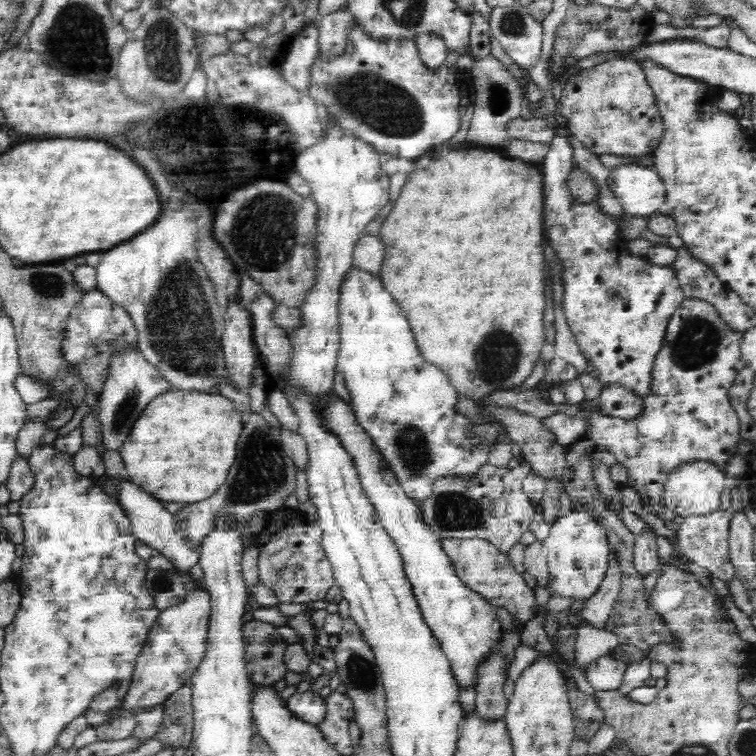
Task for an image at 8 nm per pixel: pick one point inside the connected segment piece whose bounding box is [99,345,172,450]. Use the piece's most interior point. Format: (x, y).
(130, 380)

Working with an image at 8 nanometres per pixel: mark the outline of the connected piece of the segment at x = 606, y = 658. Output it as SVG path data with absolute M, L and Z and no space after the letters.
M612 651L598 656L586 666L585 676L595 691L618 691L625 678L627 665L615 659Z

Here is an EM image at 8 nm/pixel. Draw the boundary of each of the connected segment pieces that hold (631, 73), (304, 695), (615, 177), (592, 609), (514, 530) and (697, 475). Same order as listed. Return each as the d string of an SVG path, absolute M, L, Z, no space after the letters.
M619 57L578 71L562 82L557 113L572 123L572 133L592 155L652 156L664 136L664 119L645 74L634 58Z
M312 690L294 692L284 700L284 708L292 717L311 725L322 720L324 716L324 694Z
M620 164L611 170L609 186L626 213L633 217L654 215L665 202L664 182L652 167Z
M609 558L610 564L598 588L598 592L587 600L587 602L577 612L579 624L589 626L594 630L604 631L606 622L612 614L612 609L619 595L620 584L620 571L613 558Z
M524 458L512 469L482 463L473 473L439 474L429 493L416 500L420 520L435 537L484 537L504 553L528 528L534 515L534 503L523 491L523 480L531 464Z
M690 462L669 473L664 485L663 500L666 508L676 512L678 520L687 516L704 516L719 509L724 488L725 473L708 462Z

